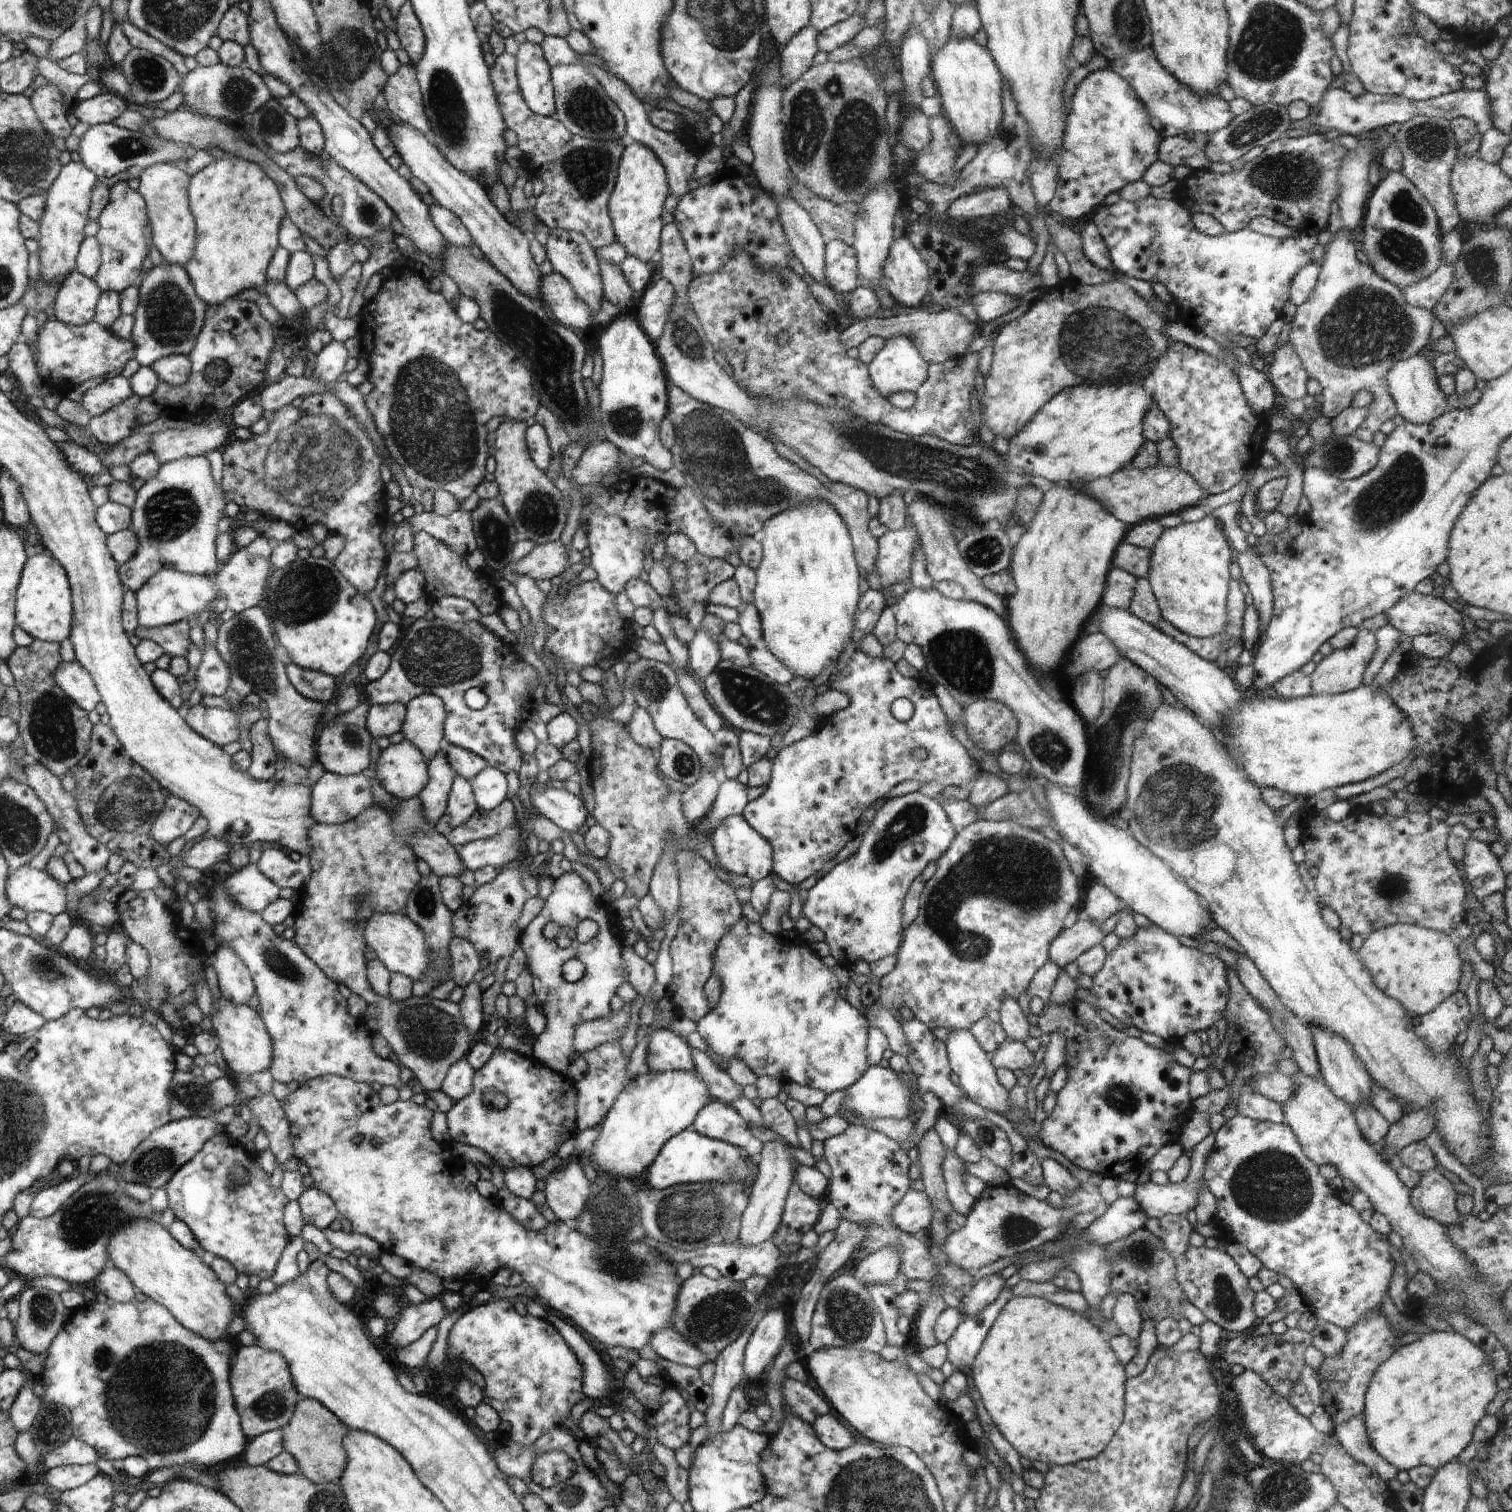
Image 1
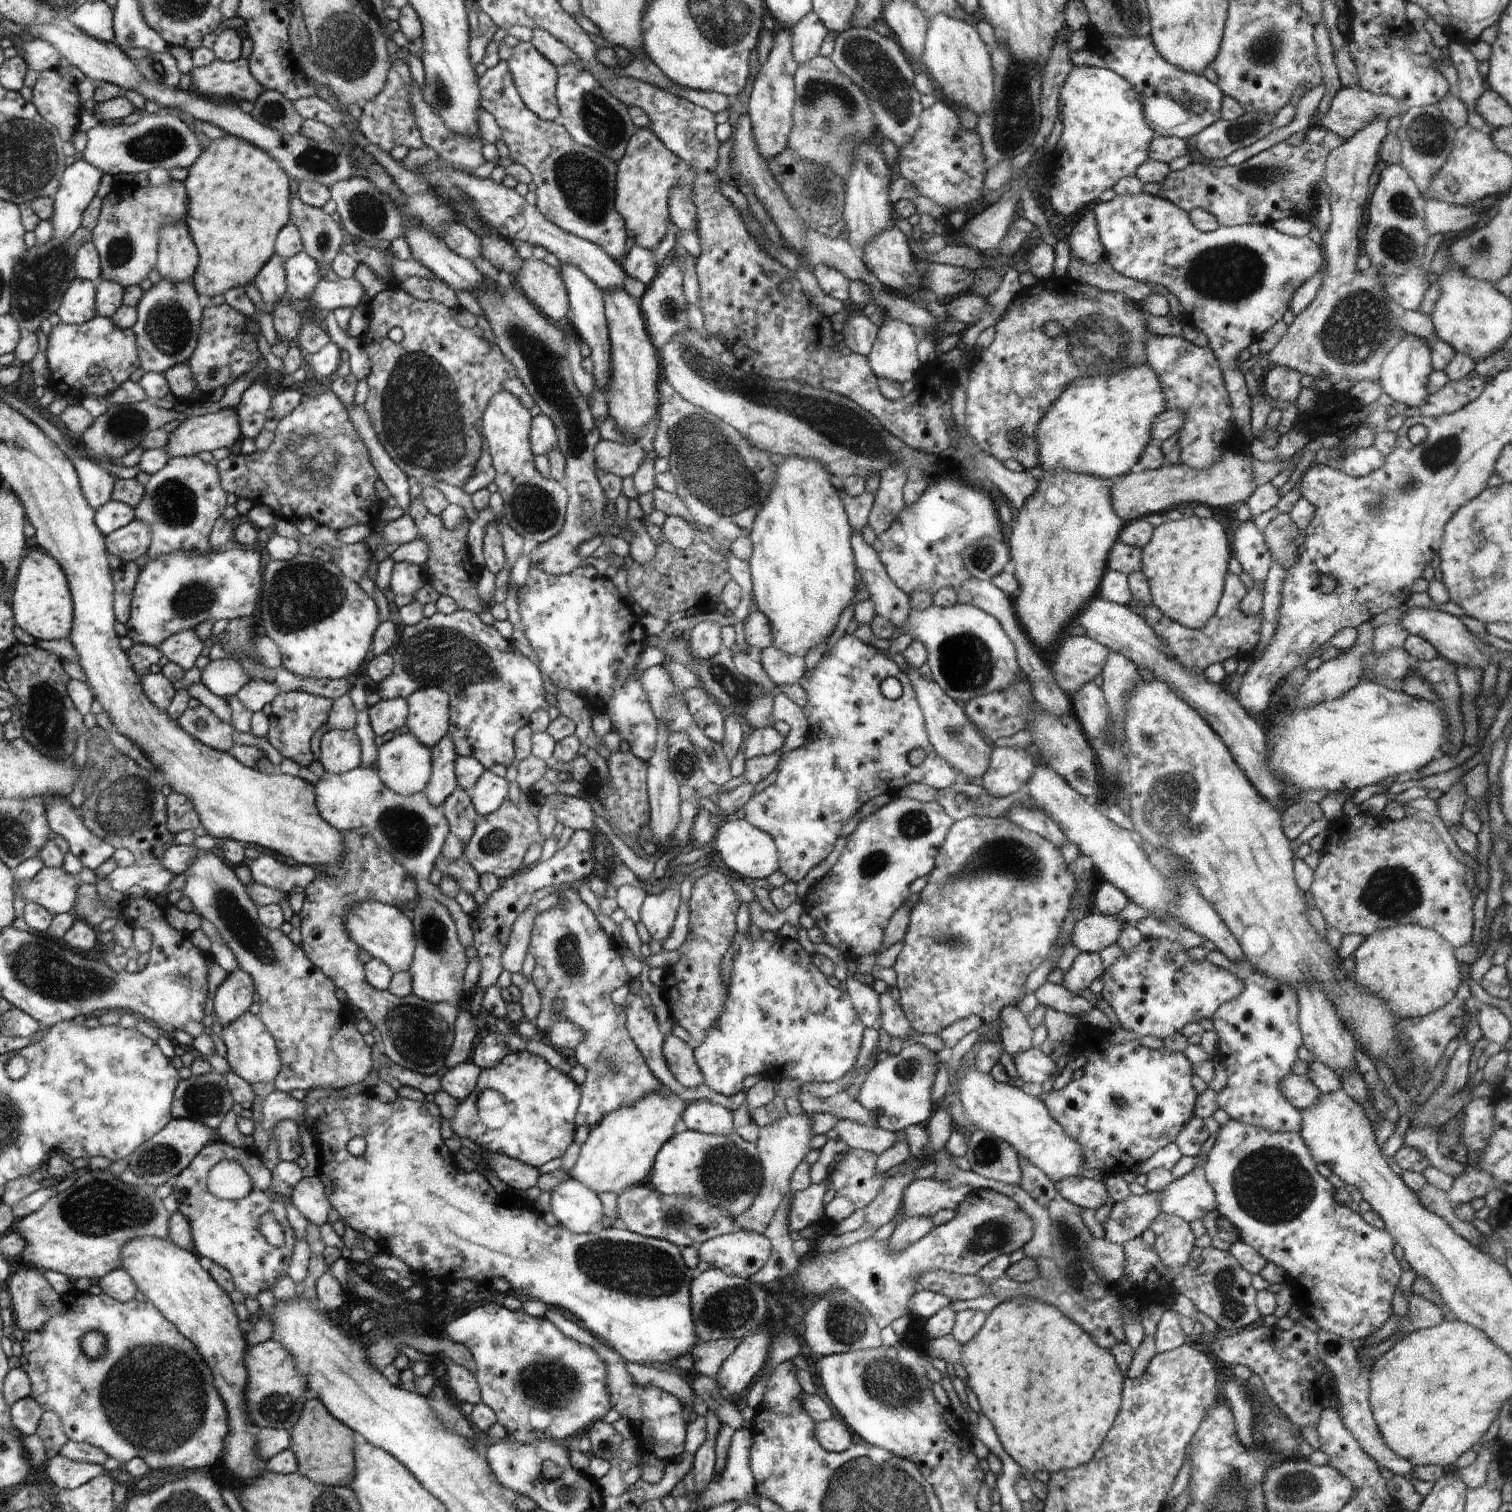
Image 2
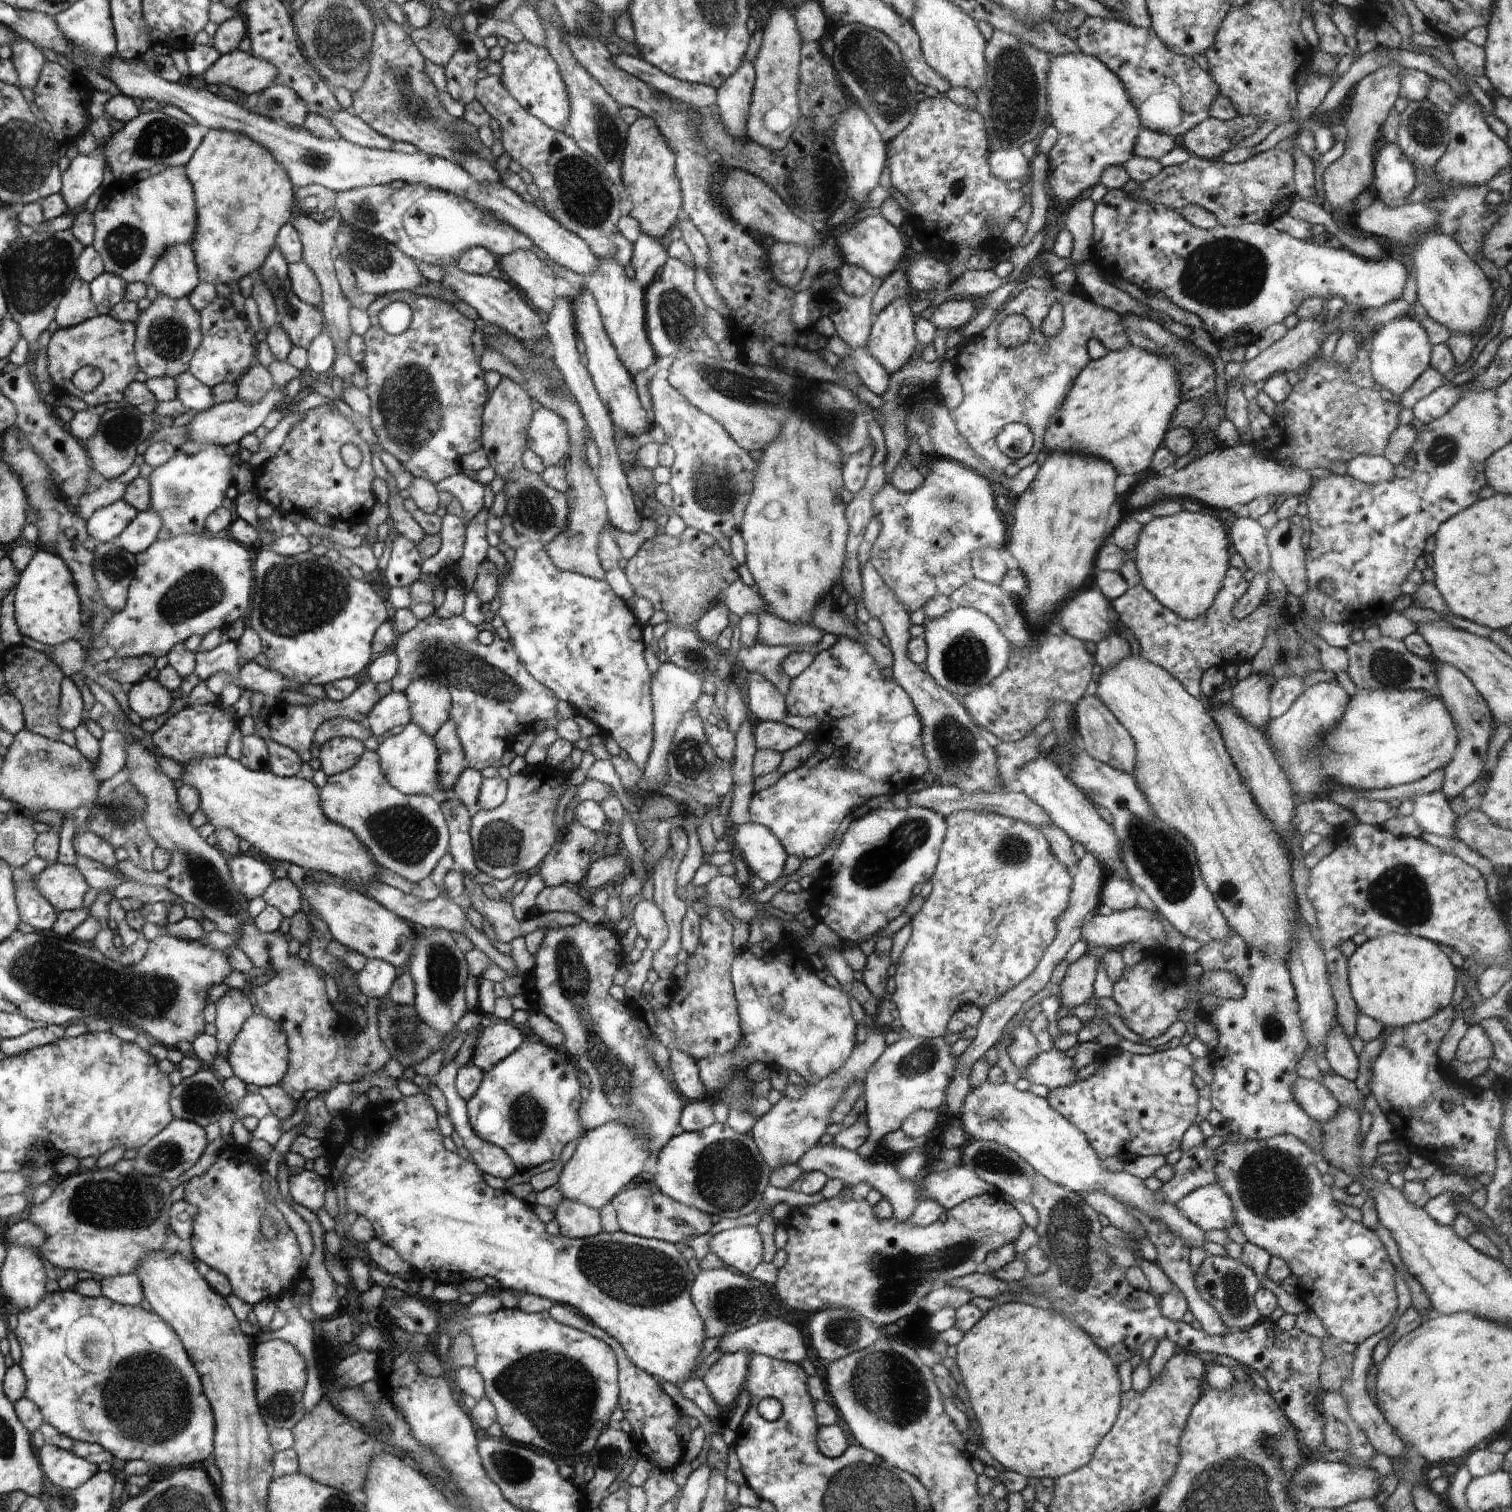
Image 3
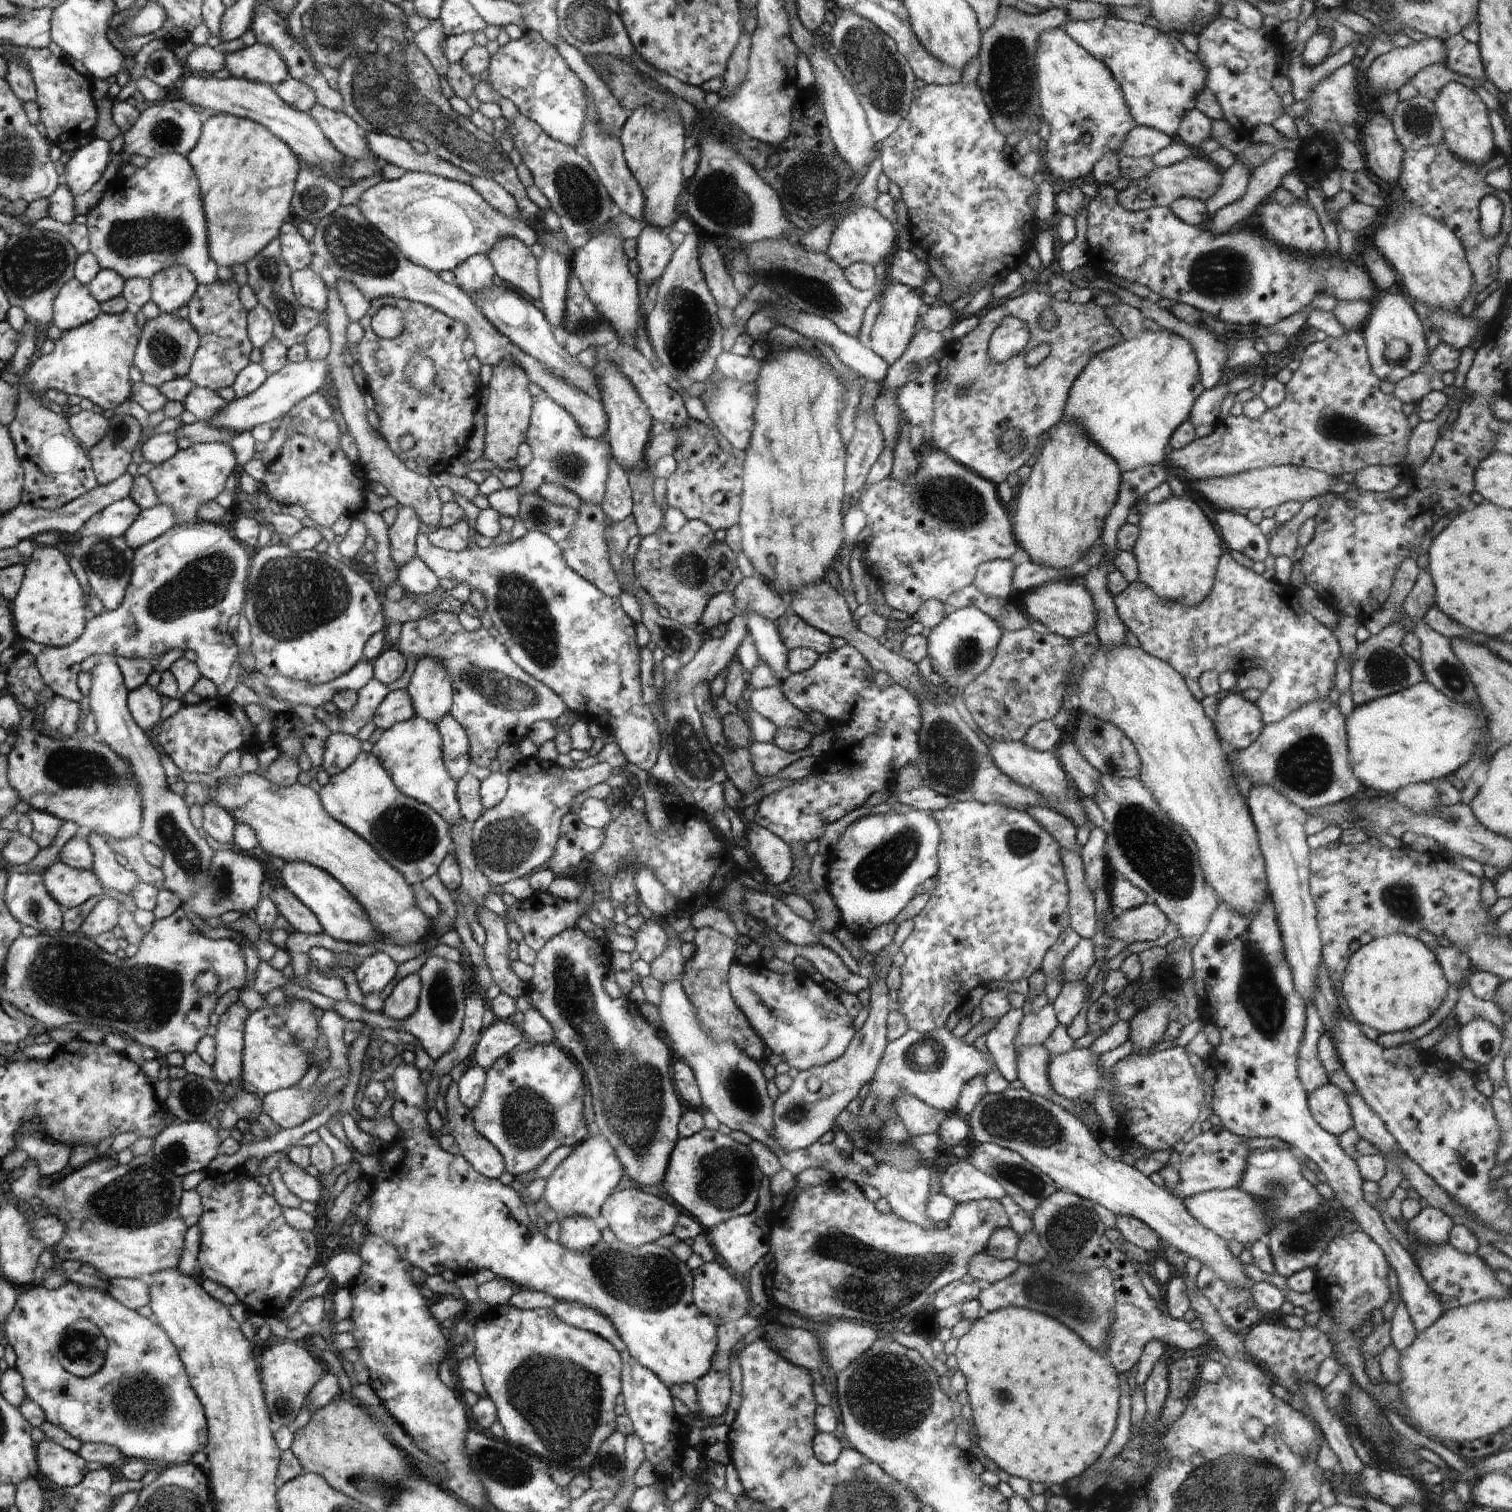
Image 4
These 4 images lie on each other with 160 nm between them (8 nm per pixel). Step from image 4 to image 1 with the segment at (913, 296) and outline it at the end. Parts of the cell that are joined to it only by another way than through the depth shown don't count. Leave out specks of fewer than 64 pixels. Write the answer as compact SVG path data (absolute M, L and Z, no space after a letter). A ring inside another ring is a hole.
M892 336L892 338L884 340L884 346L880 348L880 352L870 362L869 374L874 388L880 392L880 396L888 399L888 396L899 391L915 394L920 384L923 384L927 378L927 369L928 363L924 361L911 340L904 338L904 336Z

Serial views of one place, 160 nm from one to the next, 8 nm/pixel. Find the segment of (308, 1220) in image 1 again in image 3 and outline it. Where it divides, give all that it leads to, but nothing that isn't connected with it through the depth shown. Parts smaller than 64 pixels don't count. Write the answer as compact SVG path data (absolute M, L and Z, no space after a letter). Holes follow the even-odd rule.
M302 1171L290 1176L289 1191L293 1202L316 1213L324 1208L324 1193L327 1190L326 1180L316 1171Z

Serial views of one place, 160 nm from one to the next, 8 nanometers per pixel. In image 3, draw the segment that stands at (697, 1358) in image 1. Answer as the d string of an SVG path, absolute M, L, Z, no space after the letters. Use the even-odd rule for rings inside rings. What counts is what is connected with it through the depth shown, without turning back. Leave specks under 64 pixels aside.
M778 1316L724 1335L717 1349L722 1354L744 1351L796 1364L808 1354L800 1332Z

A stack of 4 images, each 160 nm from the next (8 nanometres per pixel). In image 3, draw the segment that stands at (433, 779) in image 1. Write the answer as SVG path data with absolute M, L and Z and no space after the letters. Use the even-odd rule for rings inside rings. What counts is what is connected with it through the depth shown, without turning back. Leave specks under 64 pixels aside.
M448 719L435 734L437 748L439 749L438 780L446 793L450 793L459 776L468 768L466 752L459 739L458 728L452 719Z

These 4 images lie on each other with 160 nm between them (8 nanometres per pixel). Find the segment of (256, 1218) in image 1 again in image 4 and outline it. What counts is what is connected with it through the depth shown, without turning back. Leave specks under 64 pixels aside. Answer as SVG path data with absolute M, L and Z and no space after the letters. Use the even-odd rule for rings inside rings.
M244 1169L211 1172L195 1189L203 1206L199 1220L201 1242L197 1255L201 1277L209 1278L232 1290L237 1300L252 1313L260 1314L264 1318L266 1314L282 1314L284 1304L304 1284L304 1278L316 1260L316 1238L310 1231L300 1231L288 1224L283 1215L284 1208L272 1196L268 1196L264 1187L254 1181Z

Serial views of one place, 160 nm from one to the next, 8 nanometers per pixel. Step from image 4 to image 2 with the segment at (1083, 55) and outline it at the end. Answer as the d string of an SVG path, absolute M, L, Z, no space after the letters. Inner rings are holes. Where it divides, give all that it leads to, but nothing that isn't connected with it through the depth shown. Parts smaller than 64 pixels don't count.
M1074 66L1060 88L1058 98L1060 119L1064 128L1053 153L1052 188L1050 204L1059 215L1072 216L1096 202L1100 194L1126 176L1135 176L1136 170L1149 160L1148 148L1155 134L1144 120L1143 105L1134 88L1112 70L1094 66Z

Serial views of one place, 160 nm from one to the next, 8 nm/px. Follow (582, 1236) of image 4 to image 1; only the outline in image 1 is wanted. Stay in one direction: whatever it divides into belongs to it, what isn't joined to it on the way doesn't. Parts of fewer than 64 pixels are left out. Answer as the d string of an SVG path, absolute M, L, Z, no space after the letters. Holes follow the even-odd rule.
M565 1161L564 1166L548 1176L544 1198L557 1220L575 1225L588 1198L588 1178L584 1176L582 1166Z

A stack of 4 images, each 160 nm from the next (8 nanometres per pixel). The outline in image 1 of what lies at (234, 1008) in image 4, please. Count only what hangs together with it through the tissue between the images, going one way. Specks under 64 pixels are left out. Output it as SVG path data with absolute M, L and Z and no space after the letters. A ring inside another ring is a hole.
M217 946L214 959L212 968L216 970L221 997L232 1004L248 1004L255 994L254 984L248 968L232 952L232 946Z

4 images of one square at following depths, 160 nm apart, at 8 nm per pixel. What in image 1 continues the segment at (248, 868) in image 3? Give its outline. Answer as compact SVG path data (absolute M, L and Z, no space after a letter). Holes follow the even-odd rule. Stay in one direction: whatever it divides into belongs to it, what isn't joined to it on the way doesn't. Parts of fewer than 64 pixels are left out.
M268 848L268 850L264 850L256 866L258 866L260 873L264 874L268 880L272 880L279 889L292 888L298 893L301 893L302 888L306 886L312 873L310 862L307 857L300 858L298 862L292 862L292 860L279 848Z

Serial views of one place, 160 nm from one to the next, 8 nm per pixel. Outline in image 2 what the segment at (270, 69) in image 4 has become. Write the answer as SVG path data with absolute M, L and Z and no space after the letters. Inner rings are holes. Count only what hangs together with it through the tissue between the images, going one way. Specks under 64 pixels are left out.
M216 58L212 64L194 69L191 75L192 82L194 86L196 86L198 93L204 94L205 96L216 97L217 99L228 98L230 102L232 102L232 98L234 98L234 102L241 103L242 100L246 100L254 103L263 95L263 91L265 90L251 72L250 61L244 58L238 58L238 60L234 60L234 62L227 62Z

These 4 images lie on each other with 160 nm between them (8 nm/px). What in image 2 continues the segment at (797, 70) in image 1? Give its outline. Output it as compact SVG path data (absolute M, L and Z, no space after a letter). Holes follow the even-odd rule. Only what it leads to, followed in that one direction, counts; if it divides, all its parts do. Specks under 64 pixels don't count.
M808 12L803 20L791 28L792 30L792 55L797 65L804 64L808 60L812 60L814 56L819 56L819 49L824 42L824 38L830 34L822 20L813 12Z

